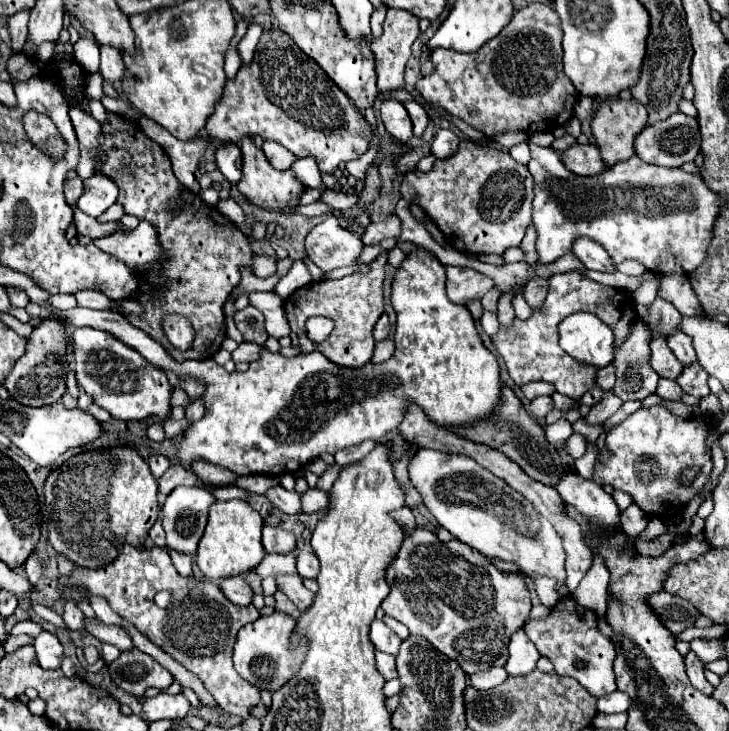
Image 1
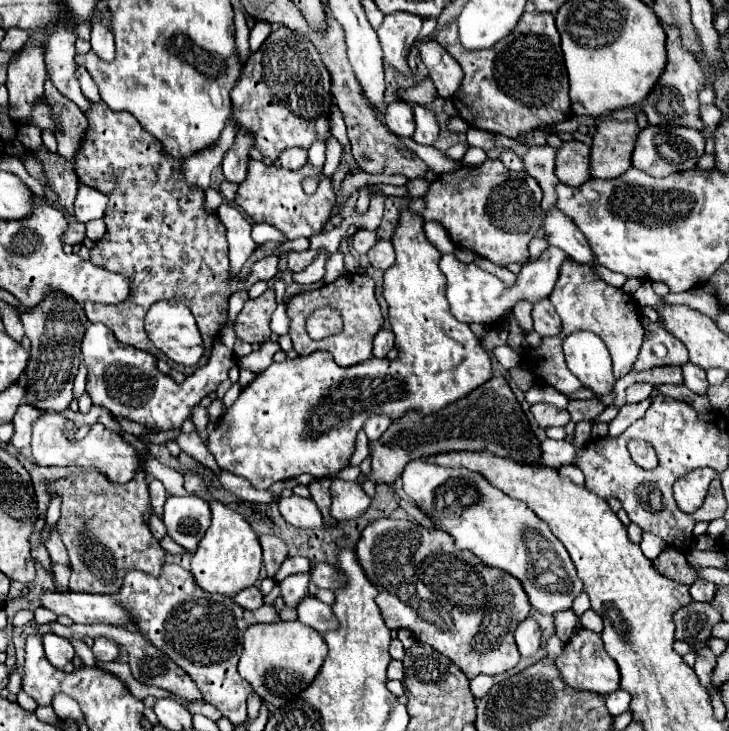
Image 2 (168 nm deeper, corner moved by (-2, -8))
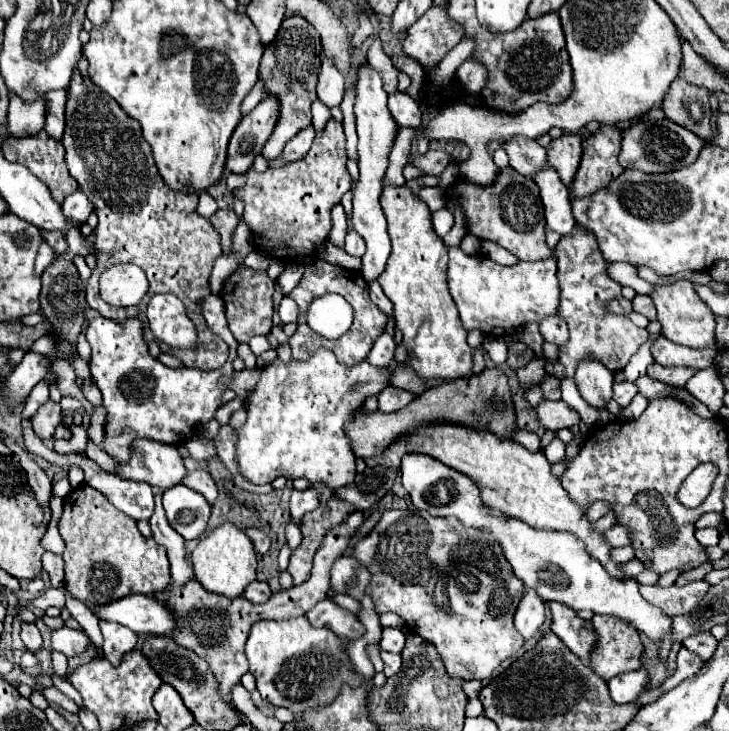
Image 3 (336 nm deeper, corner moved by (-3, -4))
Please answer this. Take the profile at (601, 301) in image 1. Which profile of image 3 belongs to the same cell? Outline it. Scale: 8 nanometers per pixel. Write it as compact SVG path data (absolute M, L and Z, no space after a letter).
M577 226L573 228L573 236L563 236L559 240L559 244L555 246L555 256L559 264L557 276L561 284L559 316L569 326L569 342L561 346L559 354L559 362L565 364L565 376L571 378L583 358L601 360L613 372L623 370L637 348L649 338L649 332L645 328L637 328L629 318L613 316L605 310L607 300L617 298L625 312L631 312L631 302L621 296L621 284L607 274L609 262L601 256L597 238L593 236L593 232L585 232L585 228Z

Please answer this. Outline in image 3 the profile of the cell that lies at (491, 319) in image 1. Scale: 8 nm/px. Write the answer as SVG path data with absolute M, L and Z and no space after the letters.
M487 336L487 338L483 340L483 348L485 348L485 352L489 354L489 358L491 358L497 366L507 360L507 344L505 344L503 338L491 338L491 336Z

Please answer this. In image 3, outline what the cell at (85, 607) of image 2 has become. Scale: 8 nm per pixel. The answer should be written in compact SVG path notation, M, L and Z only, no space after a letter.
M131 594L101 608L93 608L93 612L101 620L123 624L141 636L169 636L169 632L173 632L173 616L169 616L161 598Z

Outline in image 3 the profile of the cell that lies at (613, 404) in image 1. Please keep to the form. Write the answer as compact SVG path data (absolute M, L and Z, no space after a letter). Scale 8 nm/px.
M651 364L647 368L647 374L653 380L659 380L663 384L683 388L687 384L687 380L695 374L695 368L665 368L665 366L659 366L659 364Z

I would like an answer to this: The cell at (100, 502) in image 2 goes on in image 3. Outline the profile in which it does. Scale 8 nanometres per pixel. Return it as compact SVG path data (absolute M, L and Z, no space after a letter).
M79 486L65 498L59 532L65 540L65 588L73 598L81 600L87 606L109 604L109 600L119 600L121 596L129 594L159 594L165 592L171 582L165 548L159 546L155 540L143 538L137 530L137 522L119 512L115 506L109 506L109 500L91 486Z

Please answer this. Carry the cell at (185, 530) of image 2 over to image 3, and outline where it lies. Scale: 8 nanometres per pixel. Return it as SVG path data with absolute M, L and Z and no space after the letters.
M177 484L163 492L163 508L171 528L175 528L185 540L195 540L205 532L211 506L199 492Z

